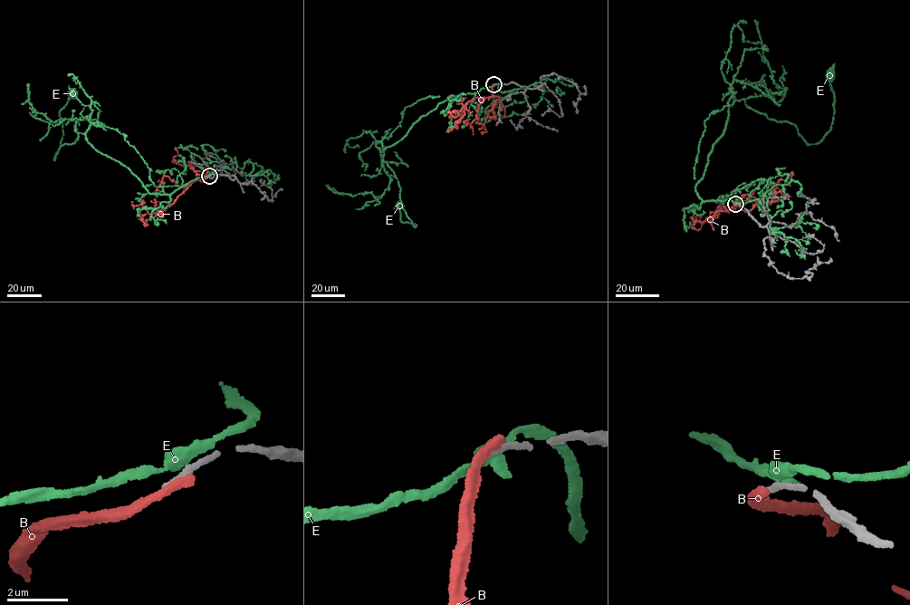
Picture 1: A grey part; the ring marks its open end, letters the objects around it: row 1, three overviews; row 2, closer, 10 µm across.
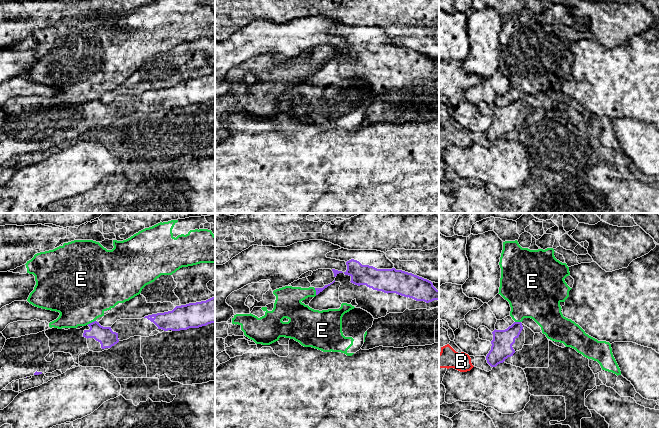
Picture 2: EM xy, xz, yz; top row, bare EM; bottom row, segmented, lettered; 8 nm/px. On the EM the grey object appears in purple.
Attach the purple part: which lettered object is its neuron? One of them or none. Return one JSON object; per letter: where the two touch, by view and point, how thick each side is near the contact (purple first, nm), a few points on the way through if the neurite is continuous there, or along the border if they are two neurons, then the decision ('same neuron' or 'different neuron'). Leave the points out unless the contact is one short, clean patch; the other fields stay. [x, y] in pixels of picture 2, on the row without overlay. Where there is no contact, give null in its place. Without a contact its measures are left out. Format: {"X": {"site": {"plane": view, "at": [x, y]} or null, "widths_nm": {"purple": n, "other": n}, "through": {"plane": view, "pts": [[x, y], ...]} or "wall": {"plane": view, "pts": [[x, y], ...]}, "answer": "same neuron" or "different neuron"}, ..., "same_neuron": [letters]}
{"B": {"site": null, "answer": "different neuron"}, "E": {"site": {"plane": "xy", "at": [92, 98]}, "widths_nm": {"purple": 140, "other": 460}, "wall": {"plane": "xy", "pts": [[95, 96], [87, 100]]}, "answer": "different neuron"}, "same_neuron": []}

